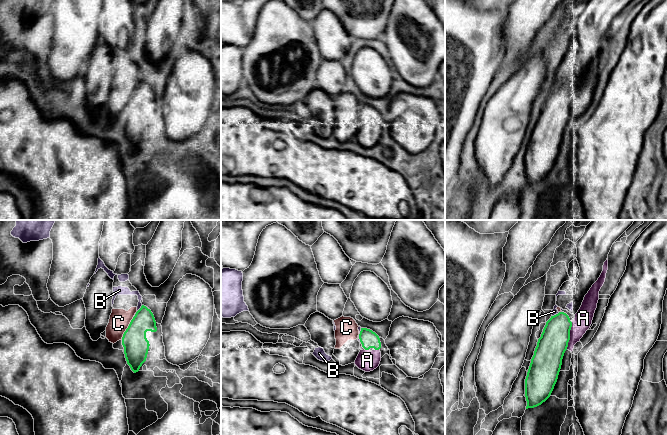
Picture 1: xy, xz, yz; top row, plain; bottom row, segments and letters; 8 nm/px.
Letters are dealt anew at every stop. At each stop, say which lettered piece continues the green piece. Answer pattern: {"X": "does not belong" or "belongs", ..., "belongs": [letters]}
{"A": "belongs", "B": "does not belong", "C": "does not belong", "belongs": ["A"]}

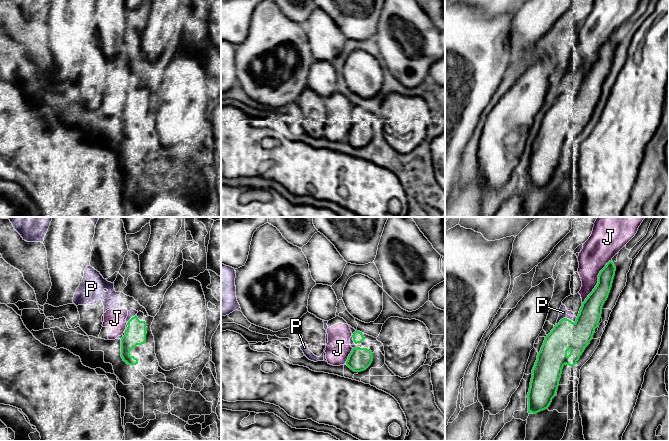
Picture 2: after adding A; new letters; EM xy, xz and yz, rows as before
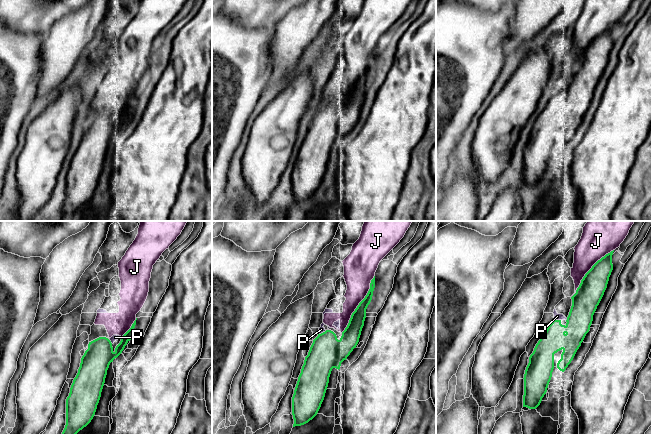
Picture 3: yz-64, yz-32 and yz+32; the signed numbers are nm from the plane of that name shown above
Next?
{"J": "does not belong", "P": "does not belong", "belongs": []}

